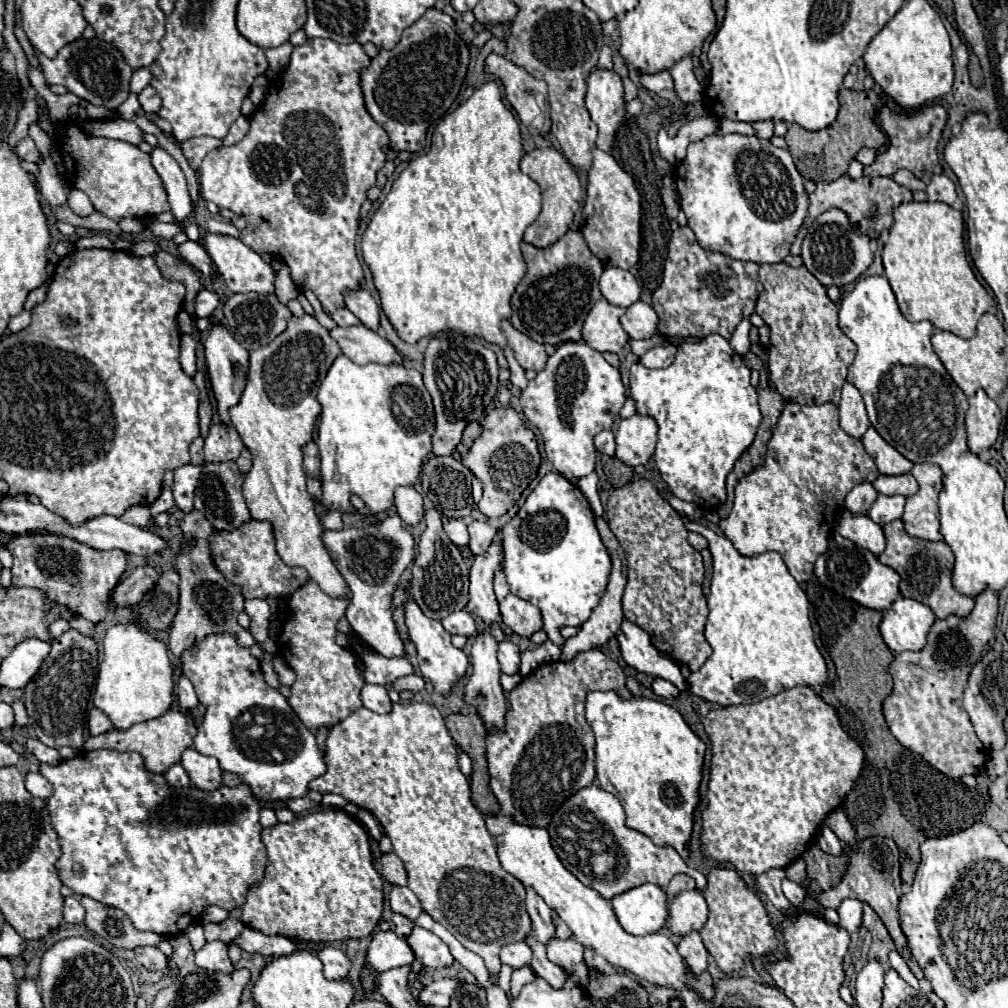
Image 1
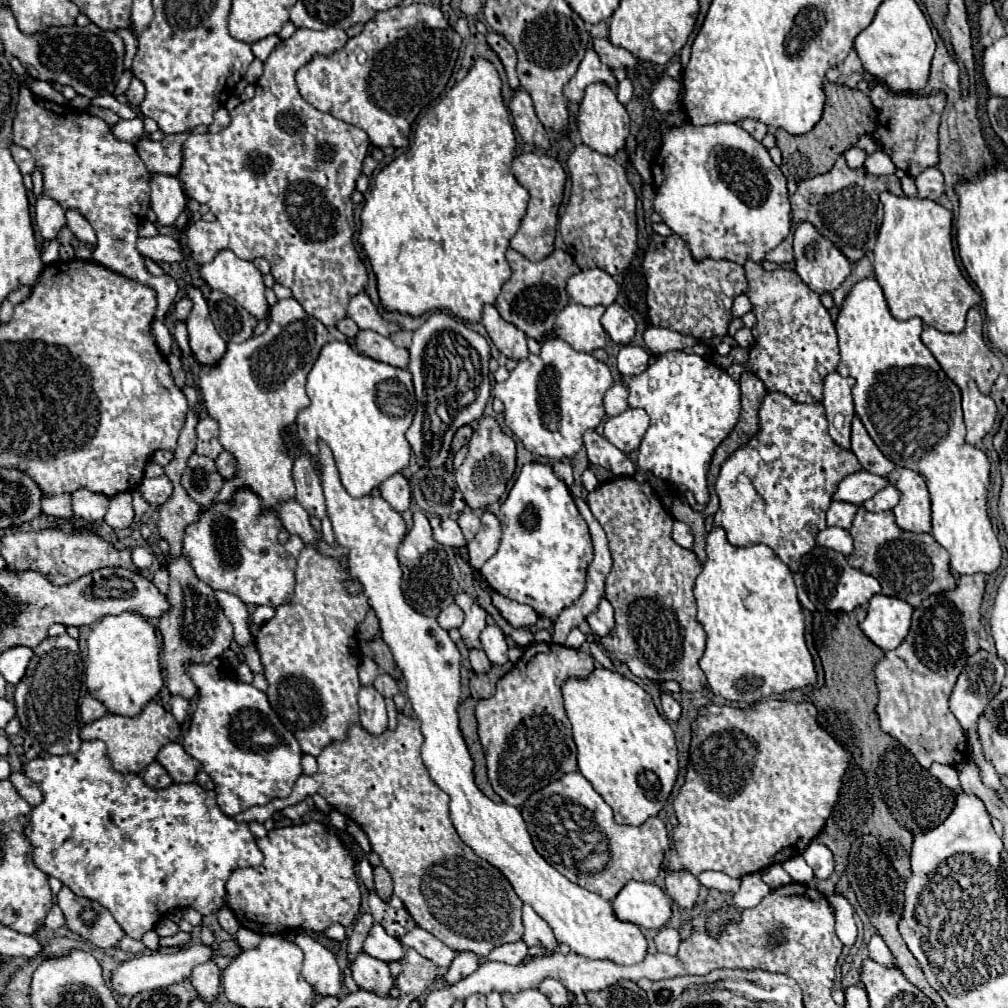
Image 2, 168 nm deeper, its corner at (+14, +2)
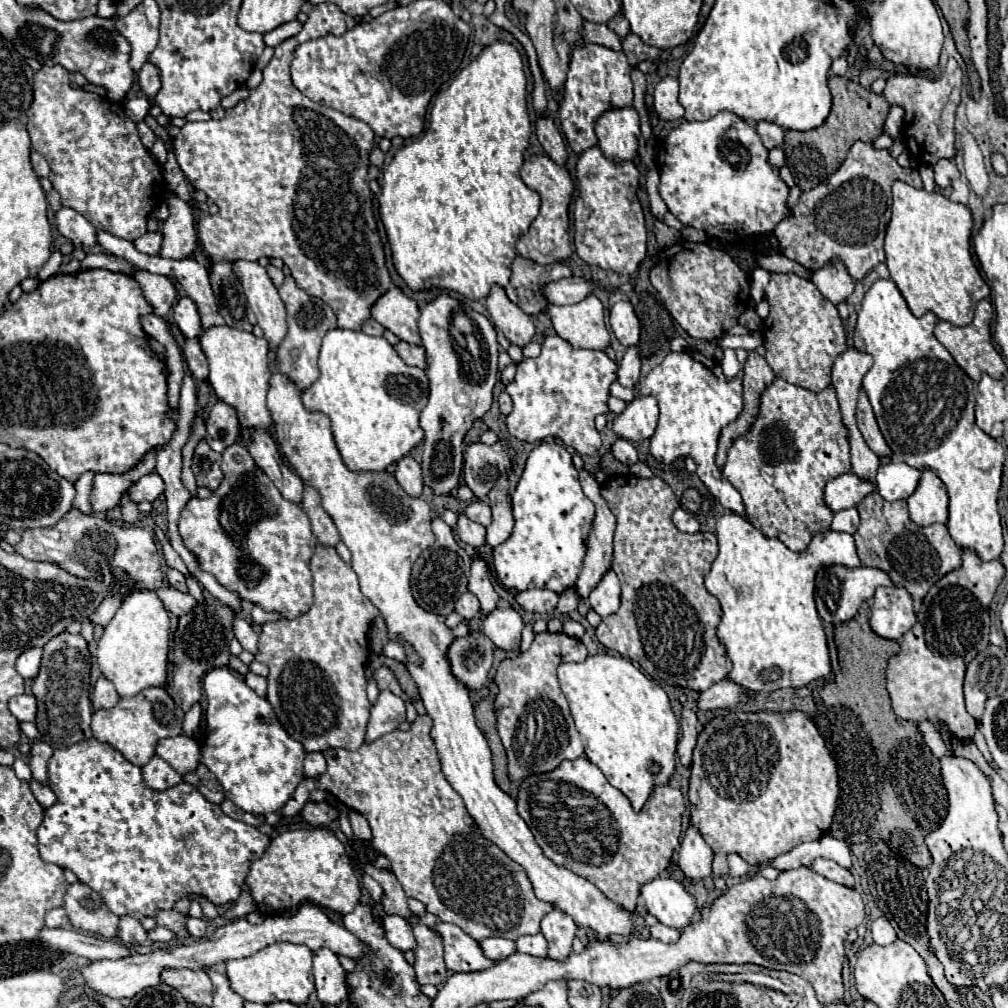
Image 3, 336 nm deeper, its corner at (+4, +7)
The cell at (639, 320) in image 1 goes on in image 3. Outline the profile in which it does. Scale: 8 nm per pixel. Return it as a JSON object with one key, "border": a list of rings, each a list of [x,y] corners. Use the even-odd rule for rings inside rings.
{"border":[[[616,301],[610,309],[610,327],[624,347],[638,345],[640,323],[630,301]]]}

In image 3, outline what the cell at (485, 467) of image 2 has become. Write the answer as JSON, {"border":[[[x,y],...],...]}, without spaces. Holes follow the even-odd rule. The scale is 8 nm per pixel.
{"border":[[[506,441],[494,445],[472,443],[464,453],[464,481],[478,499],[486,499],[500,475],[512,467],[512,447]]]}

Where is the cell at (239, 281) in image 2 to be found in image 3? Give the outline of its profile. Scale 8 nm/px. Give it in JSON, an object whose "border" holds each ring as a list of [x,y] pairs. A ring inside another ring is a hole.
{"border":[[[236,261],[234,273],[242,281],[248,307],[254,311],[258,327],[264,331],[264,339],[268,341],[268,359],[272,373],[268,389],[268,411],[272,417],[276,443],[288,463],[294,467],[292,471],[304,481],[304,485],[310,485],[320,493],[324,511],[332,517],[344,545],[352,553],[352,569],[358,575],[360,591],[384,615],[388,635],[392,639],[402,637],[422,657],[422,665],[408,665],[408,671],[420,689],[426,713],[434,721],[432,739],[436,743],[442,771],[448,783],[464,799],[464,805],[482,829],[482,835],[496,843],[510,859],[526,869],[538,899],[552,903],[564,913],[570,913],[576,925],[592,927],[600,939],[606,939],[608,935],[632,933],[632,913],[614,905],[584,877],[578,877],[576,873],[562,869],[548,857],[544,857],[530,829],[516,813],[516,801],[494,783],[490,747],[482,731],[474,723],[474,707],[470,703],[470,695],[466,687],[450,673],[446,649],[454,635],[446,627],[444,617],[426,613],[422,607],[418,607],[410,591],[412,563],[424,549],[434,543],[434,533],[430,529],[430,505],[418,497],[410,497],[398,485],[396,477],[386,469],[374,473],[354,473],[346,469],[332,437],[330,419],[320,411],[308,411],[302,405],[302,393],[294,385],[294,381],[290,381],[290,377],[276,369],[276,349],[286,335],[286,307],[266,269],[252,261]]]}

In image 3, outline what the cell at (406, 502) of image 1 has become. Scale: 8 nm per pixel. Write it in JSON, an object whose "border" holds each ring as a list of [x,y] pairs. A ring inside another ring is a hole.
{"border":[[[406,455],[396,463],[396,479],[408,495],[418,497],[422,493],[422,469],[414,457]]]}

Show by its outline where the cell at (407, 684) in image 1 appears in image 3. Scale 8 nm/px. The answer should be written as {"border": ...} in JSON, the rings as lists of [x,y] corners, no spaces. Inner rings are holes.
{"border":[[[380,667],[380,669],[376,669],[376,671],[374,671],[374,681],[376,681],[376,685],[378,685],[380,691],[388,689],[388,691],[392,691],[394,695],[404,697],[404,691],[400,689],[396,677],[392,675],[392,671],[390,671],[388,667]]]}

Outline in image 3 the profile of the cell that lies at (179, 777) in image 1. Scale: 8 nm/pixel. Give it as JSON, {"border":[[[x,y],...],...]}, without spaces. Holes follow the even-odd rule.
{"border":[[[154,755],[144,767],[142,767],[144,783],[154,791],[166,791],[182,781],[182,777],[158,755]]]}

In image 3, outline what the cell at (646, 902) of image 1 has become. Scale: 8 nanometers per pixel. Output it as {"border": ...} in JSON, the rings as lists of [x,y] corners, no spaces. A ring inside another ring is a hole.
{"border":[[[658,877],[646,883],[642,887],[642,899],[646,901],[648,913],[672,929],[684,929],[698,913],[696,897],[672,877]]]}

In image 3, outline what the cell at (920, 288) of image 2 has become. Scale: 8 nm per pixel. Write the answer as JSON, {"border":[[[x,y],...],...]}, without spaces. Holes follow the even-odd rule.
{"border":[[[896,181],[892,185],[892,219],[886,229],[886,267],[890,271],[892,281],[904,295],[910,311],[916,317],[922,317],[924,313],[932,311],[936,317],[958,325],[966,327],[970,325],[974,317],[976,303],[980,299],[990,297],[990,287],[986,281],[980,277],[980,271],[976,269],[970,253],[970,237],[972,237],[972,213],[968,211],[966,205],[954,203],[948,197],[944,197],[938,191],[924,191],[924,189],[914,189],[904,181]]]}

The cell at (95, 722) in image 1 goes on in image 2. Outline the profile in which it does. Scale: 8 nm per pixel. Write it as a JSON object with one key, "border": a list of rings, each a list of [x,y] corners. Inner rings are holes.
{"border":[[[86,696],[86,698],[82,700],[82,704],[80,704],[80,716],[82,716],[82,720],[84,720],[86,724],[102,718],[104,714],[106,714],[106,708],[104,708],[98,700],[94,700],[92,696]]]}

